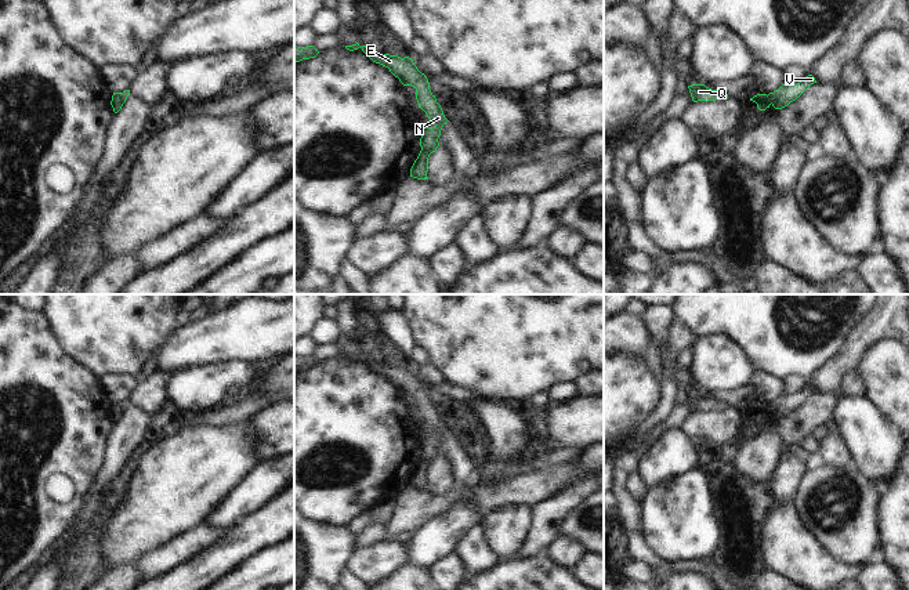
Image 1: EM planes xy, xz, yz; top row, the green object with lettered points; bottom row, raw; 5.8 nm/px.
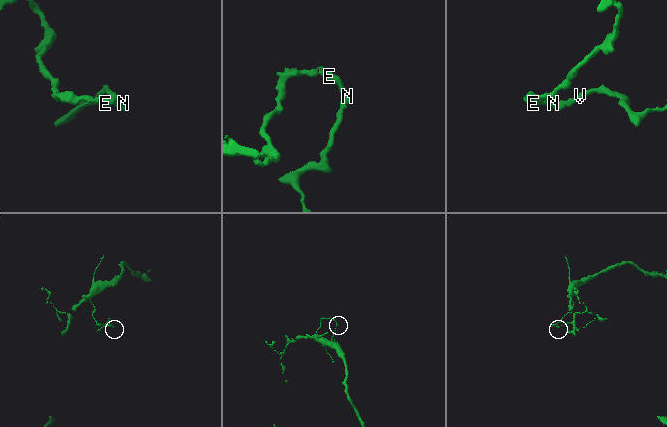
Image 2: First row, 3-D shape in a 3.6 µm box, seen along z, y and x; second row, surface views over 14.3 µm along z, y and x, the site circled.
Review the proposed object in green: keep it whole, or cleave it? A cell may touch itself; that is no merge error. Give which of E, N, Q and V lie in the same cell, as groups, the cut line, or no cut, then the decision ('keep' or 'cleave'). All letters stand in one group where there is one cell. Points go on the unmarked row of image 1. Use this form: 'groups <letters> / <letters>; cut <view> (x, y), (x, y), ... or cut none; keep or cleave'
groups E N Q V; cut none; keep

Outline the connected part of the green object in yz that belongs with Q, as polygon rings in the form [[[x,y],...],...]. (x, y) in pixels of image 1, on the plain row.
[[[692,394],[692,395],[688,395],[688,398],[689,398],[693,412],[698,412],[698,410],[707,412],[707,410],[728,408],[727,402],[711,399],[711,398],[706,397],[705,394]]]

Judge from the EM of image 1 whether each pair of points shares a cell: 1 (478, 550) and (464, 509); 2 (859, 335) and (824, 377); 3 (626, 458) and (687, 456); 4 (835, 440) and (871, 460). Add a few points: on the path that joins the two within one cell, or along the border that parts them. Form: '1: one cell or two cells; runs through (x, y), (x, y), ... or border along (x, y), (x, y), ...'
1: two cells; border along (481, 522), (464, 538), (455, 552)
2: one cell; runs through (857, 346), (835, 370)
3: two cells; border along (640, 459), (636, 471)
4: two cells; border along (837, 430), (853, 463)

